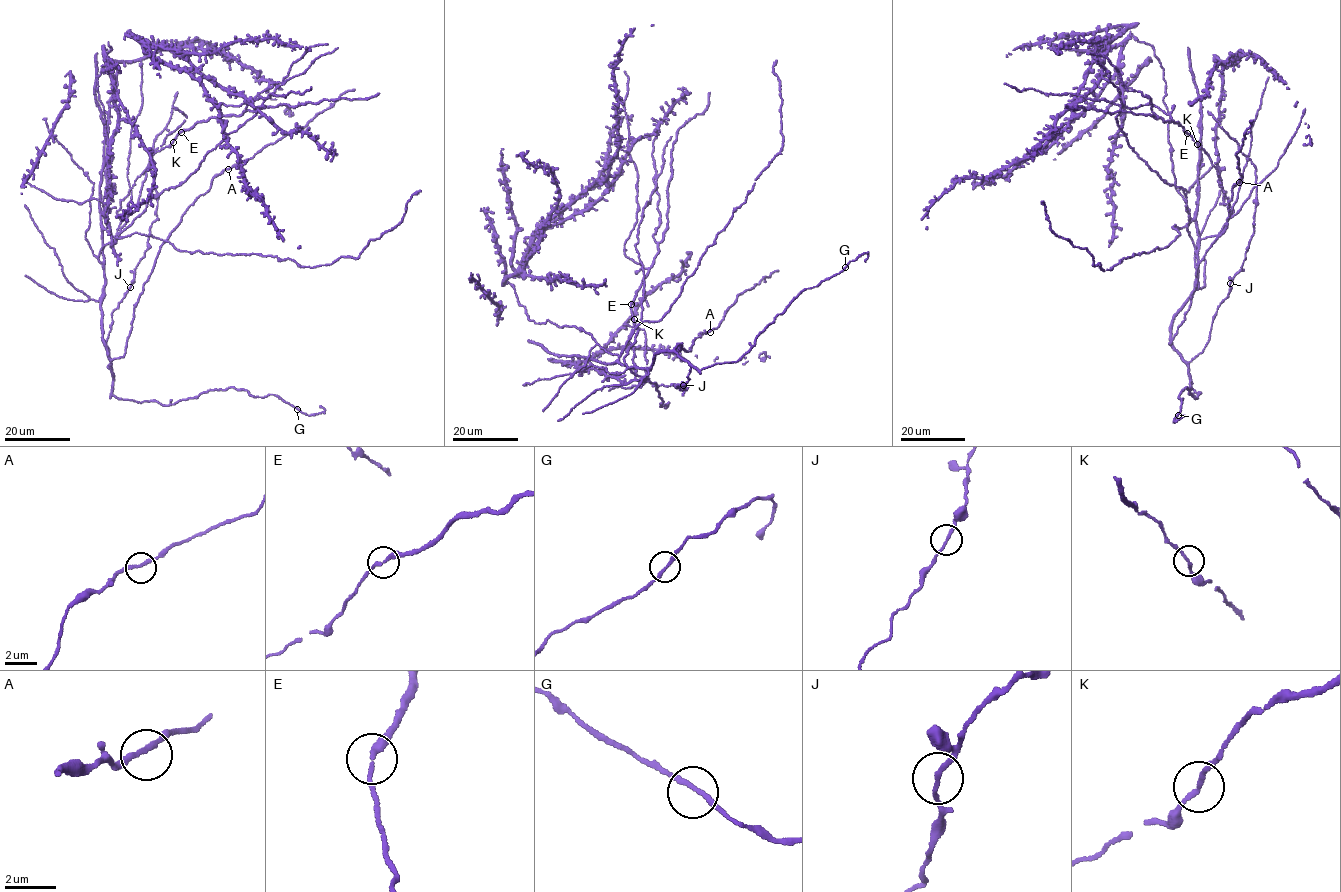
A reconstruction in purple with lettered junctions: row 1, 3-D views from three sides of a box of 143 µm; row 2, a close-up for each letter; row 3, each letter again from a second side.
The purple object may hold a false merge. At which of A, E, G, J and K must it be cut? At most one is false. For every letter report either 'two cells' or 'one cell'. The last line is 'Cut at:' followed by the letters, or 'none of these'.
A: one cell
E: one cell
G: one cell
J: one cell
K: one cell
Cut at: none of these

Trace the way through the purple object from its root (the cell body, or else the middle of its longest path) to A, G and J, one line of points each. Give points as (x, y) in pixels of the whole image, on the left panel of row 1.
A: (173, 140), (121, 201), (116, 237), (102, 249), (102, 337), (111, 359), (124, 355), (160, 247), (228, 169)
G: (173, 140), (121, 201), (116, 237), (102, 249), (112, 394), (171, 405), (234, 387), (297, 409)
J: (173, 140), (121, 201), (116, 237), (102, 249), (102, 337), (113, 375), (107, 338), (130, 287)

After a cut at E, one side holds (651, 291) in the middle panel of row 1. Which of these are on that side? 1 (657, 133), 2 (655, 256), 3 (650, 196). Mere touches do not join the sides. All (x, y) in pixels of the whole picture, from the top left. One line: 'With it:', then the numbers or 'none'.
With it: 1, 3

